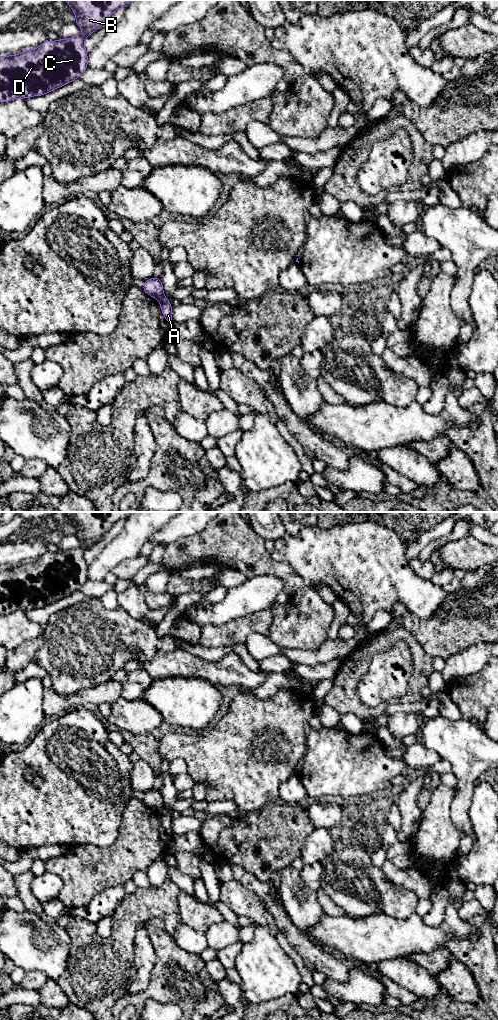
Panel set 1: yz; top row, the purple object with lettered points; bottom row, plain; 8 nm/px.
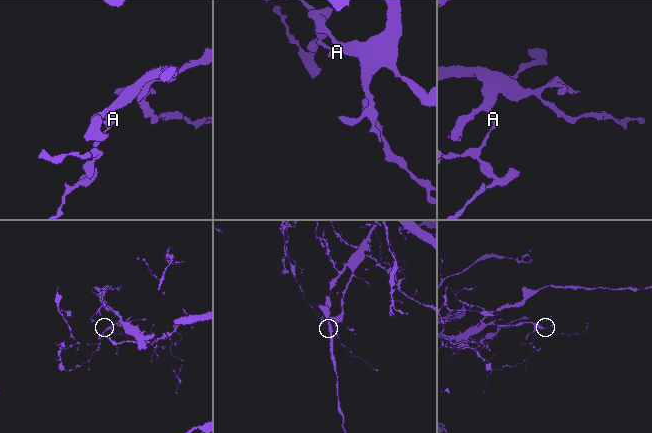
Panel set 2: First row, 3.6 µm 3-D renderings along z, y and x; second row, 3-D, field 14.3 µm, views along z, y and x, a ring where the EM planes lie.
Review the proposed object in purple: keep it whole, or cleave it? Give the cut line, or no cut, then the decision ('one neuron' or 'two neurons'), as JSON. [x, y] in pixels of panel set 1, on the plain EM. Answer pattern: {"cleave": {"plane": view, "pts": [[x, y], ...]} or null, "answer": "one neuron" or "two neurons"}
{"cleave": {"plane": "yz", "pts": [[163, 807], [158, 811]]}, "answer": "two neurons"}

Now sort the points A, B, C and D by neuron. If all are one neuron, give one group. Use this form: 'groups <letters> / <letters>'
groups A / B C D

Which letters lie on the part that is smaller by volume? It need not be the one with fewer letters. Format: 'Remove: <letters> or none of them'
Remove: A

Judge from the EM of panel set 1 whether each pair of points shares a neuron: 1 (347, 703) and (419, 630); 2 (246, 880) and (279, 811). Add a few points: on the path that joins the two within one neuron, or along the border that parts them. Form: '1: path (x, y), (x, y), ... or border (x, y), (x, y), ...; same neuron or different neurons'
1: border (390, 629), (405, 628), (428, 653); different neurons
2: border (229, 862), (242, 866), (260, 880), (273, 878); different neurons

